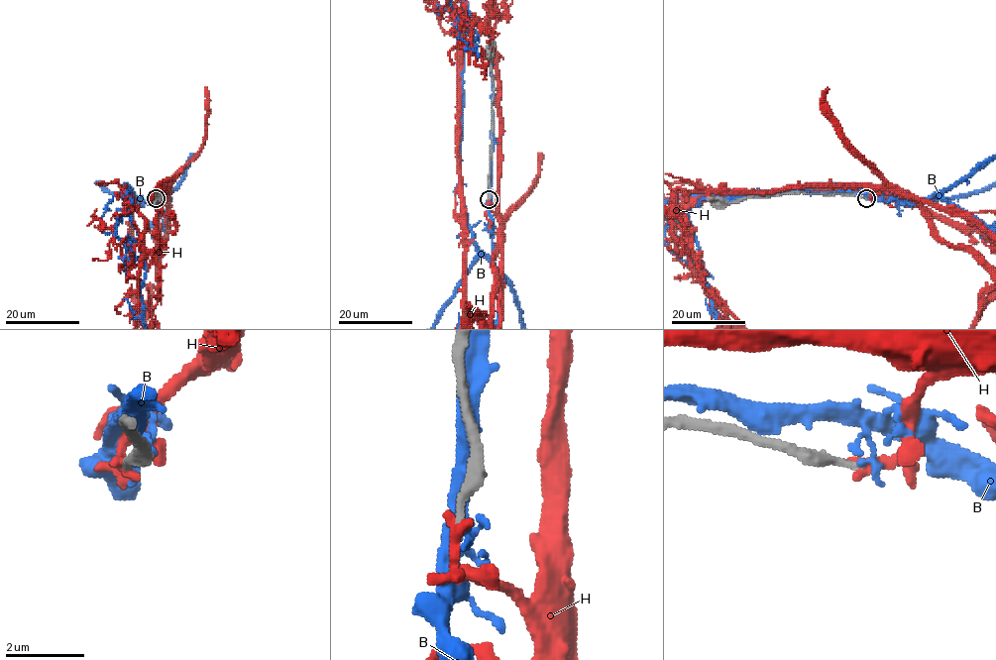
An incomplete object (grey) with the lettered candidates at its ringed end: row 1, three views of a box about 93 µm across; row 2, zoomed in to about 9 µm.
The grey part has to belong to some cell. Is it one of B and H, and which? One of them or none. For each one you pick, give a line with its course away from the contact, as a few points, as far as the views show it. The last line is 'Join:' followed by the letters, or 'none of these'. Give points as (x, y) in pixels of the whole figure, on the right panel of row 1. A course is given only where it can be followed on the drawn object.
Join: none of these

